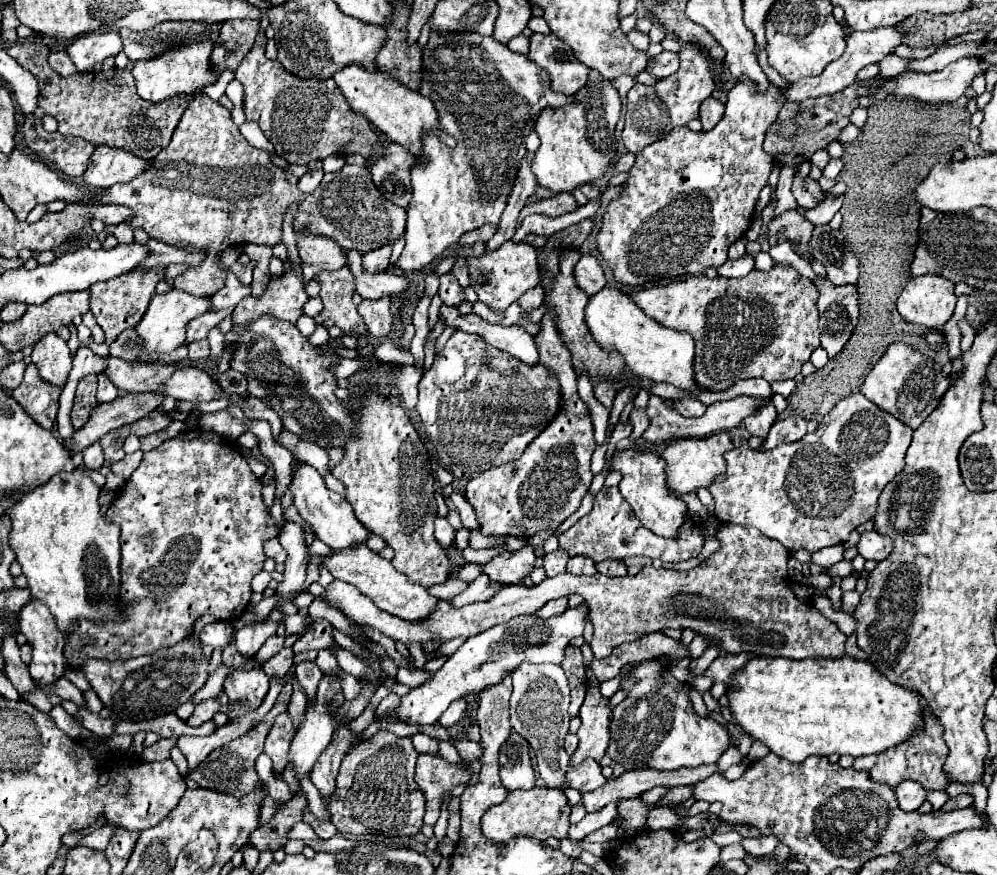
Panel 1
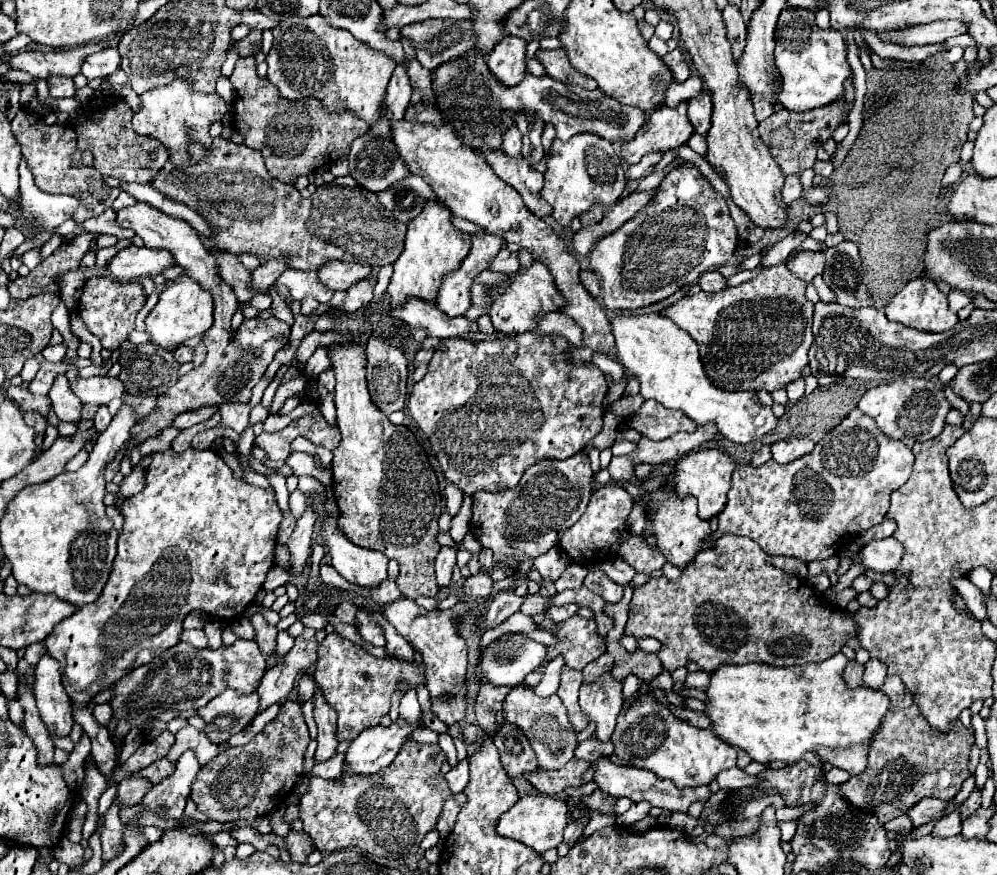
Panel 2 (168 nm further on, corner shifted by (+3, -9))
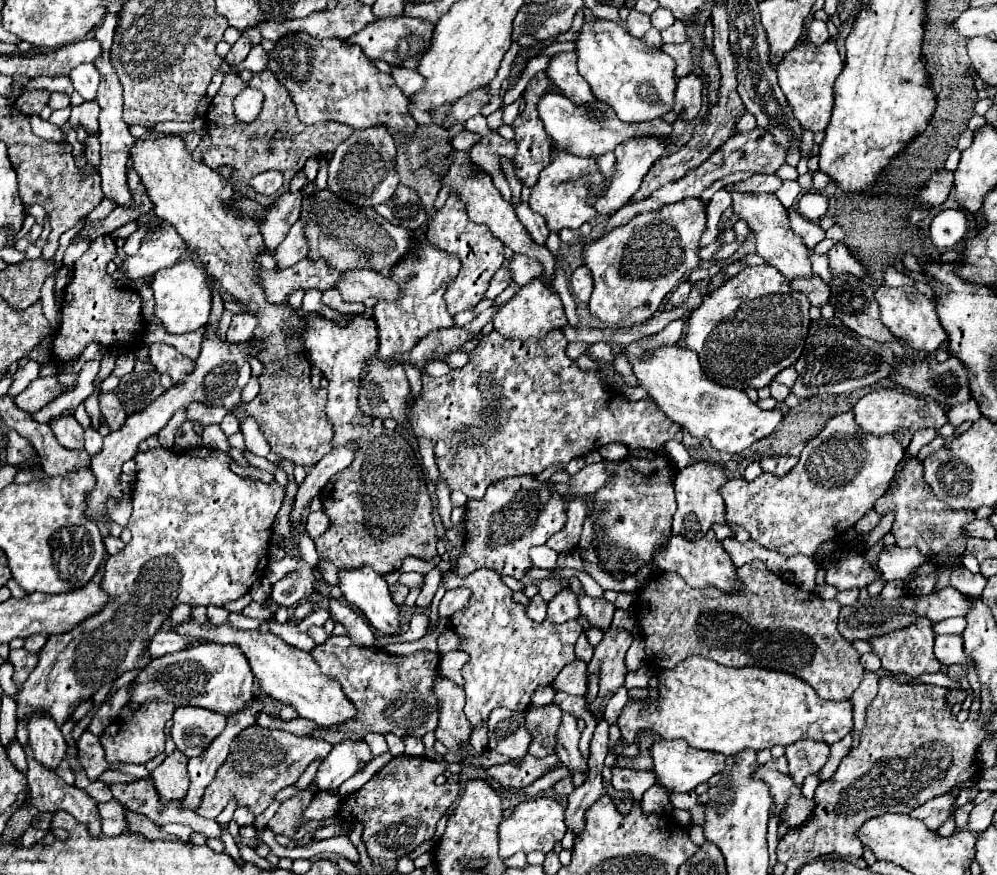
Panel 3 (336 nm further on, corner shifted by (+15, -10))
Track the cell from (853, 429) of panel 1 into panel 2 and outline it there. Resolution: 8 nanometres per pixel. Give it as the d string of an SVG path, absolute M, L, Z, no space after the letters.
M855 408L835 430L827 432L815 444L811 454L801 456L797 462L781 466L769 460L761 468L737 466L727 494L727 506L717 516L719 530L725 534L747 536L765 552L775 556L793 556L803 562L825 560L847 548L861 530L867 530L885 518L889 510L889 496L911 476L913 460L911 448L885 436L873 418Z

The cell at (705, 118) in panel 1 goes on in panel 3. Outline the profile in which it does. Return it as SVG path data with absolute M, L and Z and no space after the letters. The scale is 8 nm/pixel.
M685 75L679 83L677 83L677 91L675 91L675 105L673 111L677 115L677 119L685 121L685 123L693 123L703 107L703 81L699 75Z

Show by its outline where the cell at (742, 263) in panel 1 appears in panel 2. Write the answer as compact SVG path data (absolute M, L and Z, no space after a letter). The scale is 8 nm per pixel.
M705 272L699 278L699 286L703 292L719 292L725 288L725 278L719 272Z

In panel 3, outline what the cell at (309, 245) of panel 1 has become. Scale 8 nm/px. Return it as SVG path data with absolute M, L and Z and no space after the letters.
M353 269L343 271L341 279L337 281L335 289L339 289L343 301L347 303L361 303L367 297L375 299L397 299L397 285L389 281L385 275L371 271L371 269Z

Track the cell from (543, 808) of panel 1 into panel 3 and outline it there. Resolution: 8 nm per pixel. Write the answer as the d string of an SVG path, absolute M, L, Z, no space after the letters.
M533 797L533 799L521 801L519 805L513 807L513 815L499 823L499 831L497 831L499 833L499 855L507 859L515 855L517 851L549 853L553 845L561 841L567 831L567 825L563 819L565 819L565 809L561 801L553 797Z

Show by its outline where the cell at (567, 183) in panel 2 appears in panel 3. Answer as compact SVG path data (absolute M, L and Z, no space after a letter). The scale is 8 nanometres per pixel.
M555 151L551 163L541 171L539 181L531 189L529 205L535 213L545 217L547 227L551 231L561 231L563 227L577 229L597 215L597 211L593 209L597 195L591 193L591 187L603 185L605 181L607 179L603 177L603 173L597 165L597 157L593 157L593 155L577 157L577 155L569 155L567 151Z

